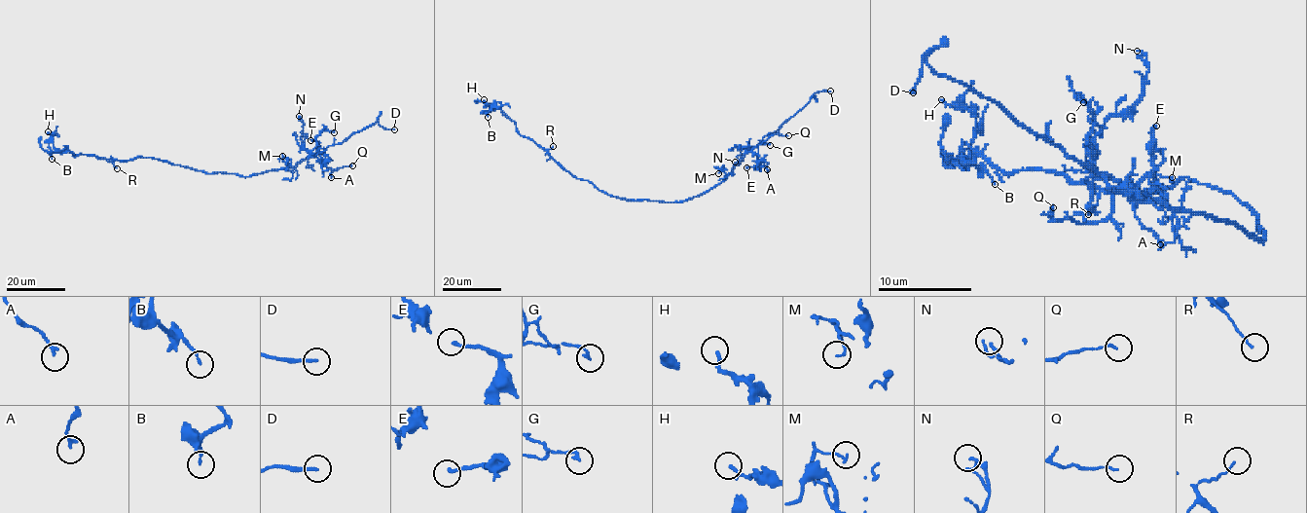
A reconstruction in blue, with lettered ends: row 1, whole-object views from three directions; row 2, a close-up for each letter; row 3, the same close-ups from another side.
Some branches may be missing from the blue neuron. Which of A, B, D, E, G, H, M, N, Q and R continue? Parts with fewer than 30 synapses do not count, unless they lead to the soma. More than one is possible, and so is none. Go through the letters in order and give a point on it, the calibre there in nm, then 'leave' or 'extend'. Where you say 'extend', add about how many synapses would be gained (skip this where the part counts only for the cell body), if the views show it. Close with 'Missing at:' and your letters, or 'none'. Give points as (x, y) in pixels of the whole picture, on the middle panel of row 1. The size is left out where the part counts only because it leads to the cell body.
A: (767, 169) | 180 nm | leave
B: (488, 117) | 140 nm | leave
D: (830, 91) | 170 nm | extend
E: (746, 167) | 160 nm | leave
G: (770, 145) | 160 nm | leave
H: (484, 99) | 160 nm | leave
M: (718, 173) | 140 nm | leave
N: (735, 162) | 120 nm | leave
Q: (788, 135) | 110 nm | leave
R: (553, 146) | 90 nm | leave
Missing at: D

